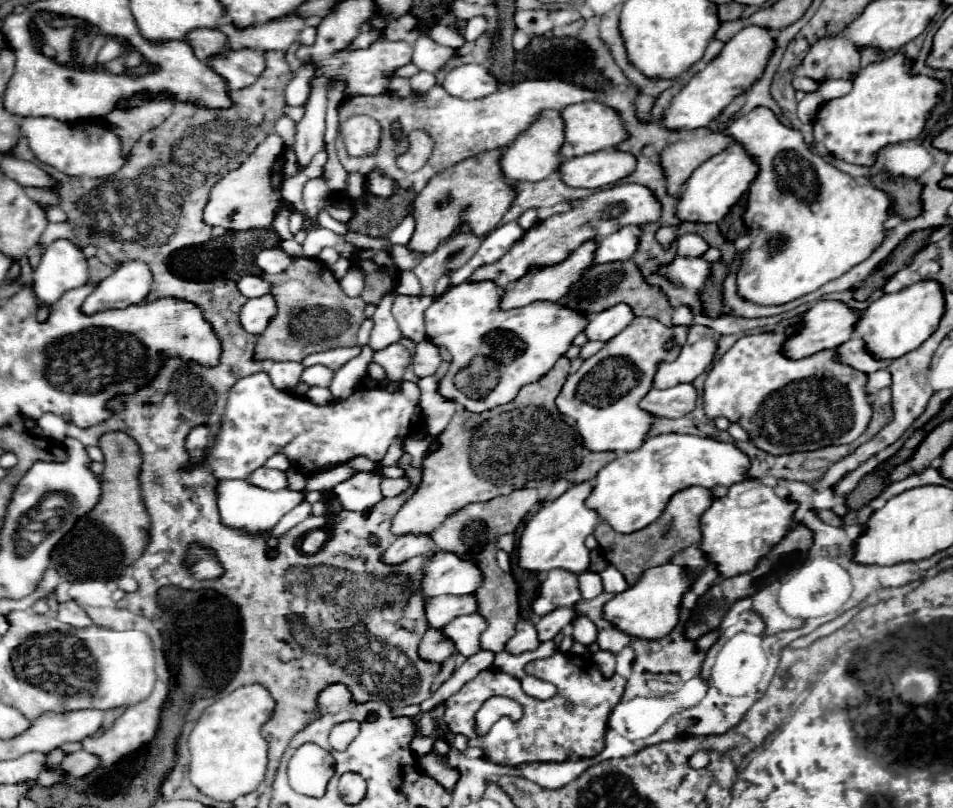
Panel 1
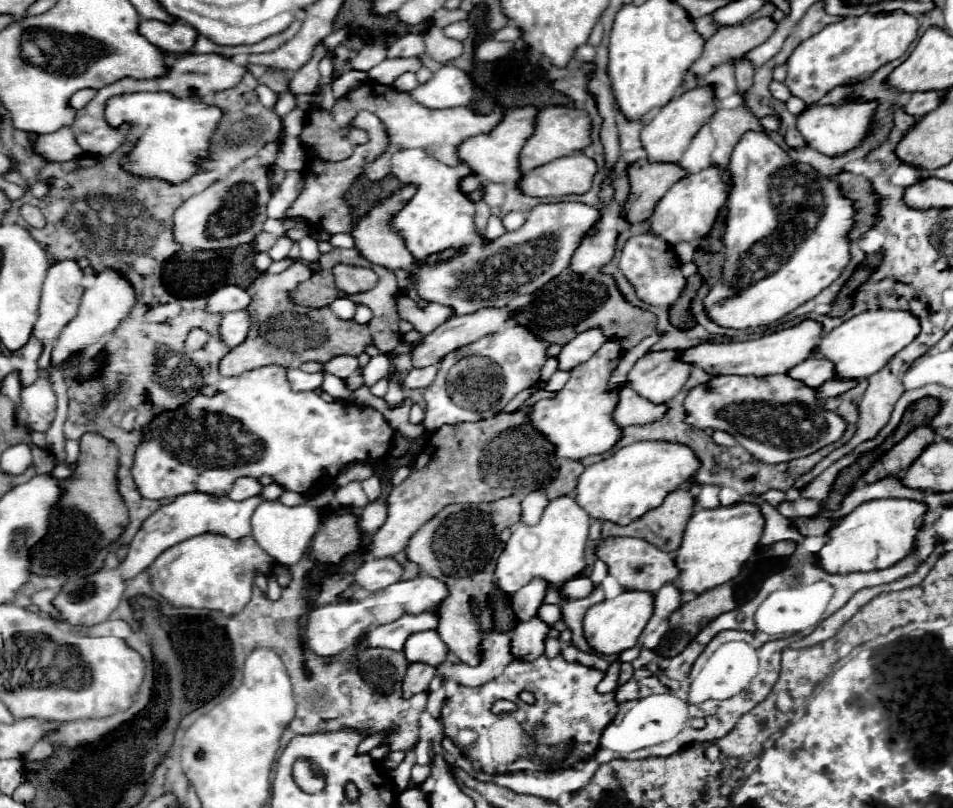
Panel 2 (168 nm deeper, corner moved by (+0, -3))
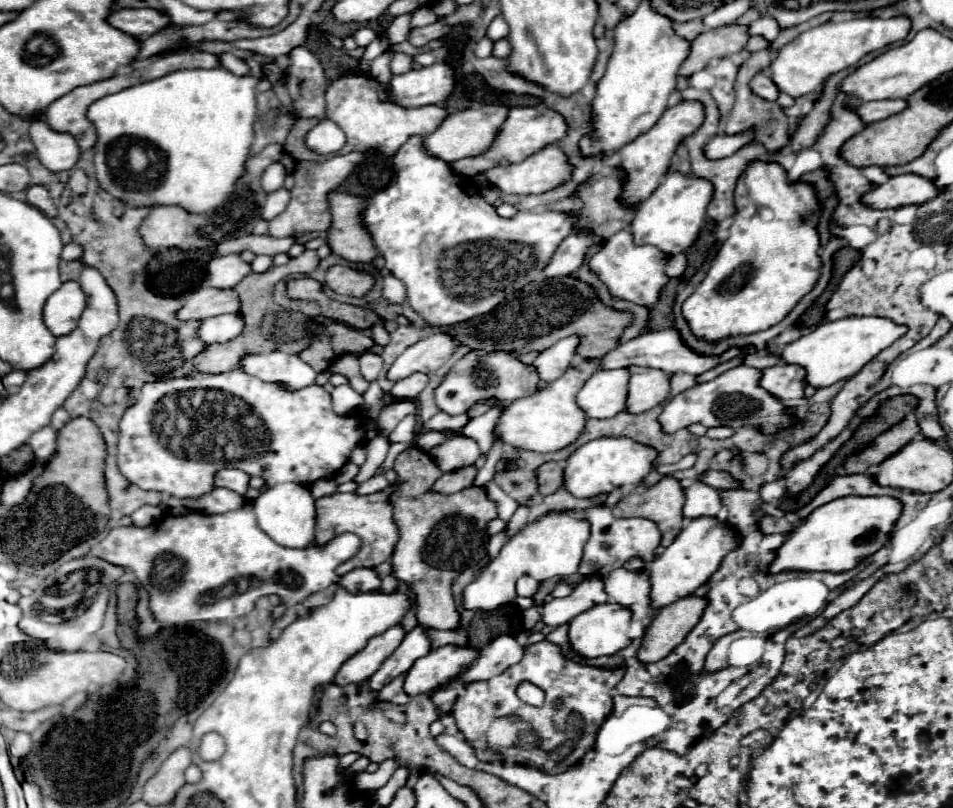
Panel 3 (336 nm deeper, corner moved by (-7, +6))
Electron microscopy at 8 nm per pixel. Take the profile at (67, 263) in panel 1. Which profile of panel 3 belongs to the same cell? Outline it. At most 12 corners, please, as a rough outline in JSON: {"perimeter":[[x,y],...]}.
{"perimeter":[[76,280],[64,282],[44,306],[44,324],[70,334],[86,308]]}

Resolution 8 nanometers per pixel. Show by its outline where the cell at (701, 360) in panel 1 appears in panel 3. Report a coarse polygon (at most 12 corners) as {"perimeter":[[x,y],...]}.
{"perimeter":[[632,366],[626,410],[640,414],[670,398],[670,376]]}

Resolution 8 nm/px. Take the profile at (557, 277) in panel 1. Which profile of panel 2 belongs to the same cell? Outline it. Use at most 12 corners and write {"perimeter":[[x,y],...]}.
{"perimeter":[[479,309],[451,317],[411,351],[413,367],[499,333],[509,309]]}

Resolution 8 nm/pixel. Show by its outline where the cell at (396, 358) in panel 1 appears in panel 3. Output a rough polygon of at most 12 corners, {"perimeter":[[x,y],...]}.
{"perimeter":[[392,400],[378,416],[380,436],[388,436],[408,414],[414,400]]}

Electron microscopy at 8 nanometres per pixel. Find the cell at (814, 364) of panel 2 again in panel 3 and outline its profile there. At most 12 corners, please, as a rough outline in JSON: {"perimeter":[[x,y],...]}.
{"perimeter":[[798,364],[762,370],[762,388],[786,406],[804,396],[806,370]]}

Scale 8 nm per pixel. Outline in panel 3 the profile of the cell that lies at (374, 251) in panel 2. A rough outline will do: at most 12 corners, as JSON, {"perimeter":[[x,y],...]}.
{"perimeter":[[330,194],[332,252],[350,262],[378,258],[364,226],[368,202]]}

